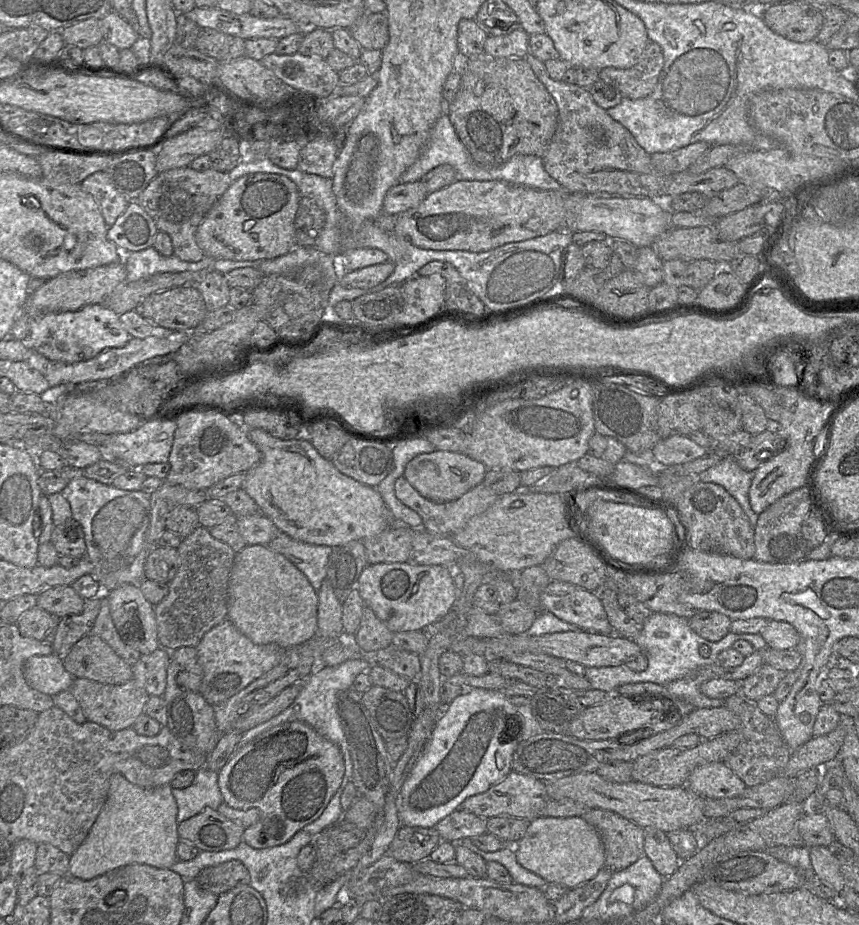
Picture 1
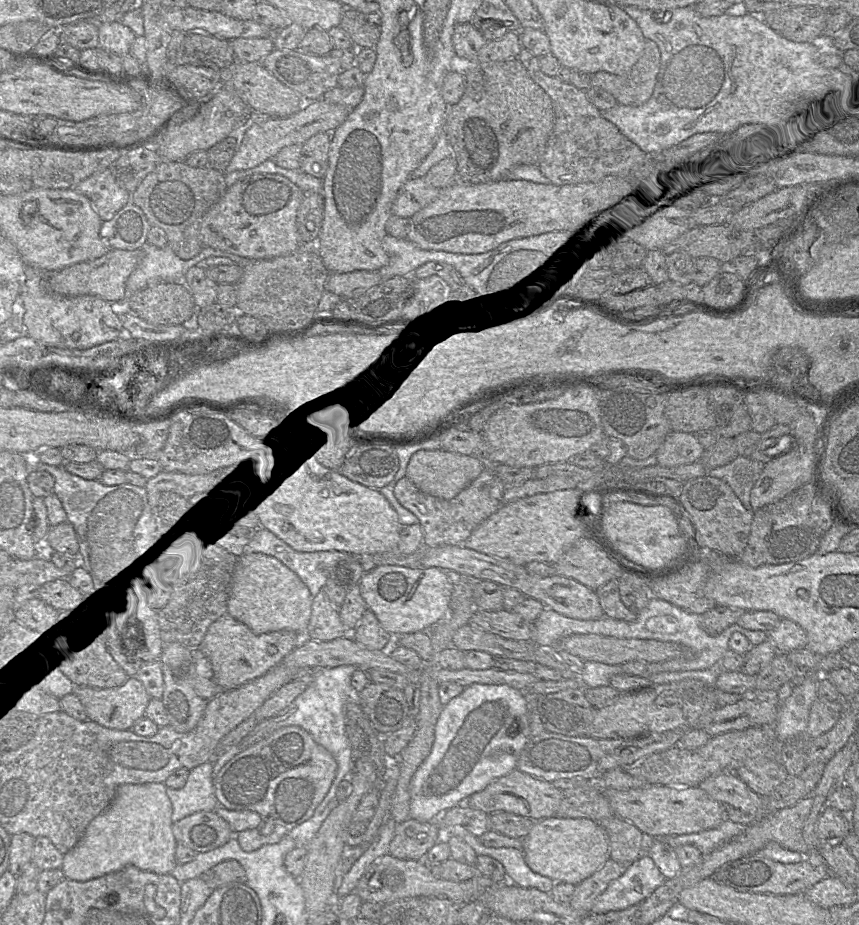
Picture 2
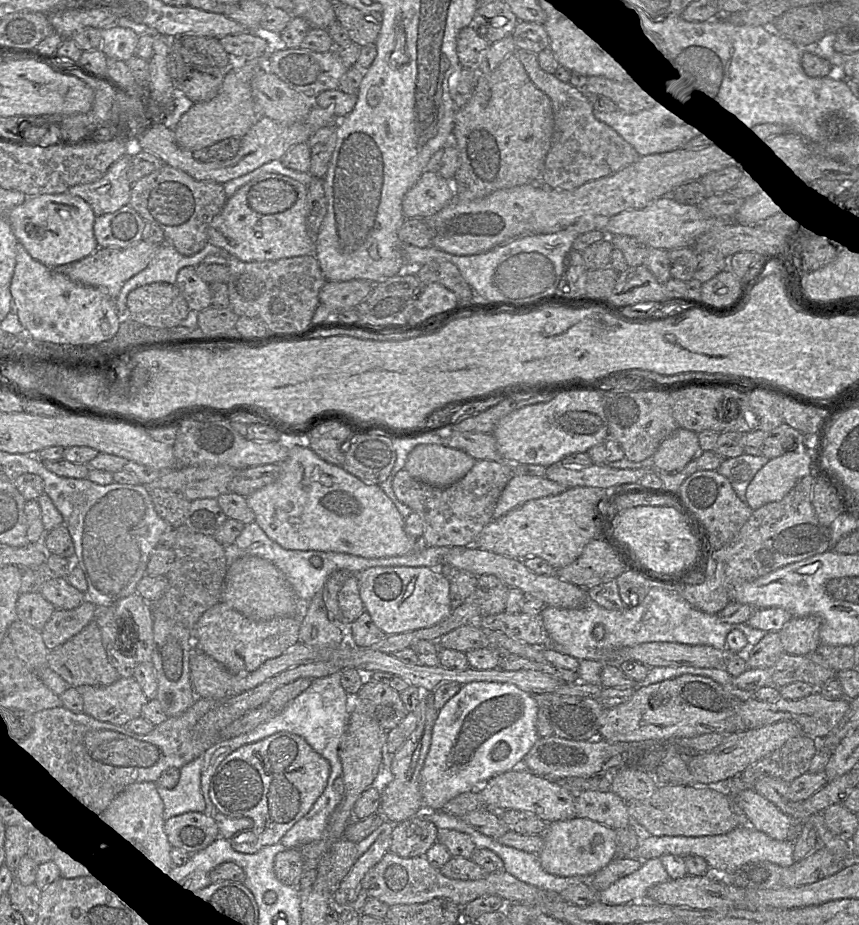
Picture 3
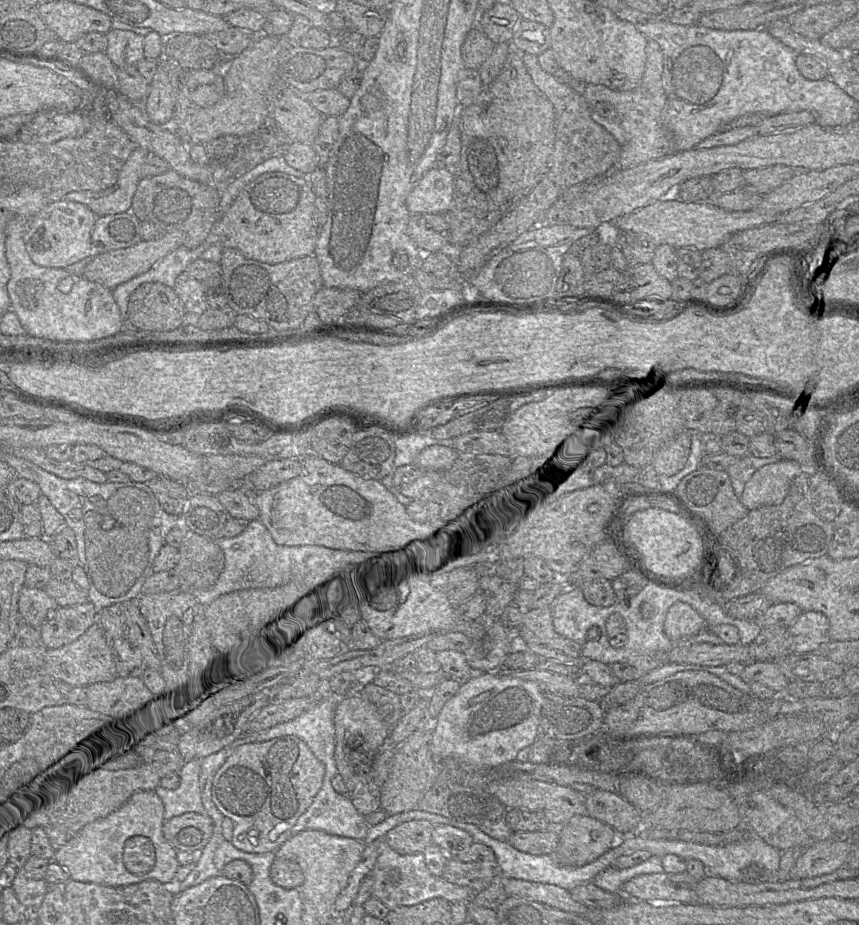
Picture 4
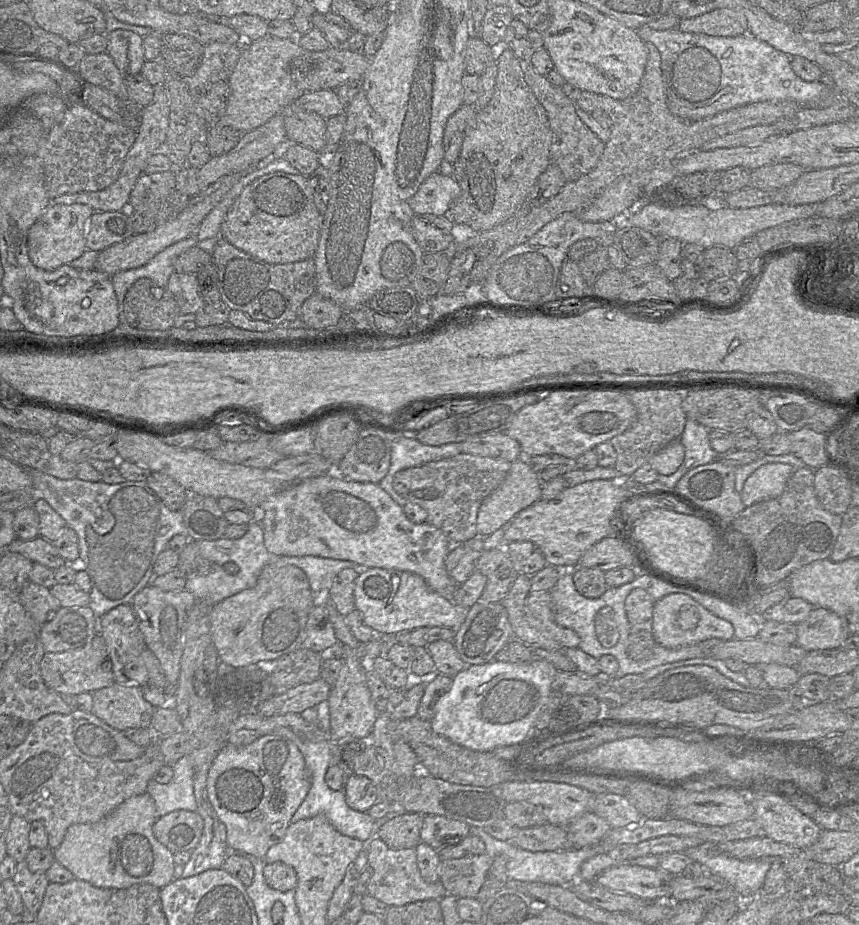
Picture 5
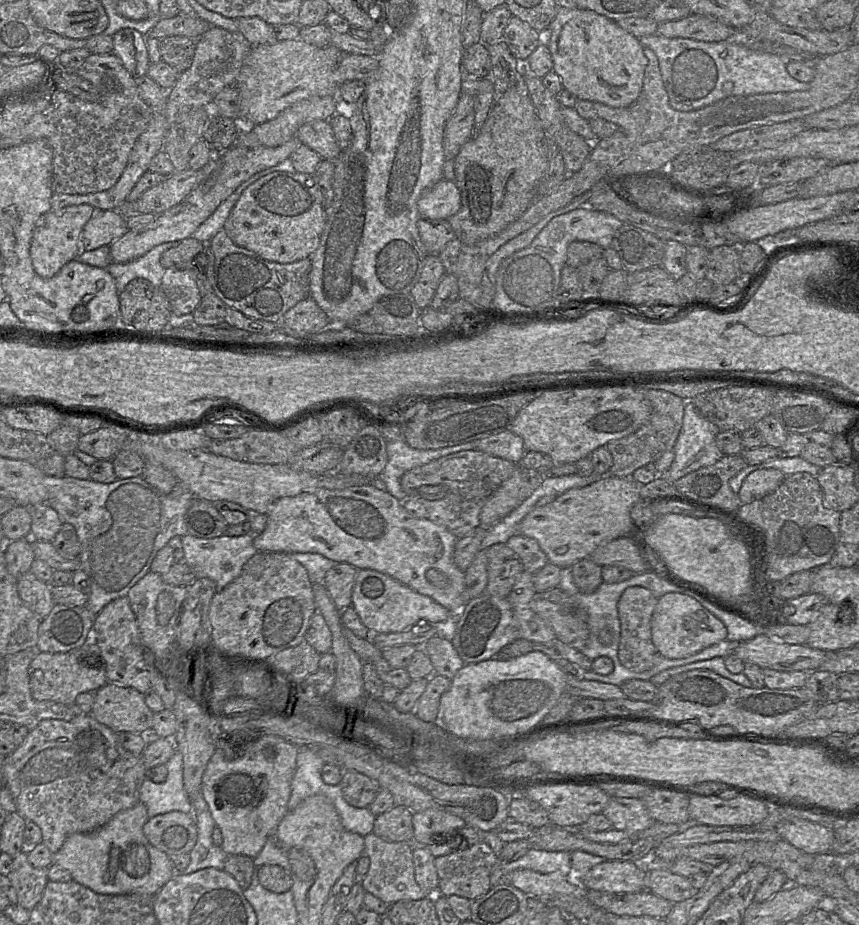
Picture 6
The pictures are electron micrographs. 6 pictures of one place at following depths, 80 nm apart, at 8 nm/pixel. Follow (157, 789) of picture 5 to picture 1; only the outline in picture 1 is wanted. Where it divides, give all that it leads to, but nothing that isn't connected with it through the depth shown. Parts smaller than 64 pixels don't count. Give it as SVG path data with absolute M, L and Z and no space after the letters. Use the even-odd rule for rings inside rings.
M205 767L195 772L193 782L186 788L172 788L177 804L177 823L180 823L205 808L216 810L223 802L218 786L218 772Z

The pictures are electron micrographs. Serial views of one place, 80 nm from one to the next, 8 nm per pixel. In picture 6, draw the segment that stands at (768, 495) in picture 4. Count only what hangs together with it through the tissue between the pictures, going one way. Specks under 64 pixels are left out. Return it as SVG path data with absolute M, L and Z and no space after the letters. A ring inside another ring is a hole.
M759 469L751 472L743 481L738 497L742 504L748 504L774 492L786 475L778 469Z

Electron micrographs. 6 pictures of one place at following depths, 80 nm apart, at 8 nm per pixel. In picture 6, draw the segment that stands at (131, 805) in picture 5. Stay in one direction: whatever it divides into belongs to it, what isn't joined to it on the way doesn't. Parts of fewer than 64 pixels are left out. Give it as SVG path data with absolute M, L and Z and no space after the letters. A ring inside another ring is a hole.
M138 802L131 808L122 810L107 823L89 833L70 835L58 852L53 854L53 862L67 870L72 880L105 895L147 894L155 895L174 875L172 859L149 843L143 833L143 826L149 819L145 805Z

